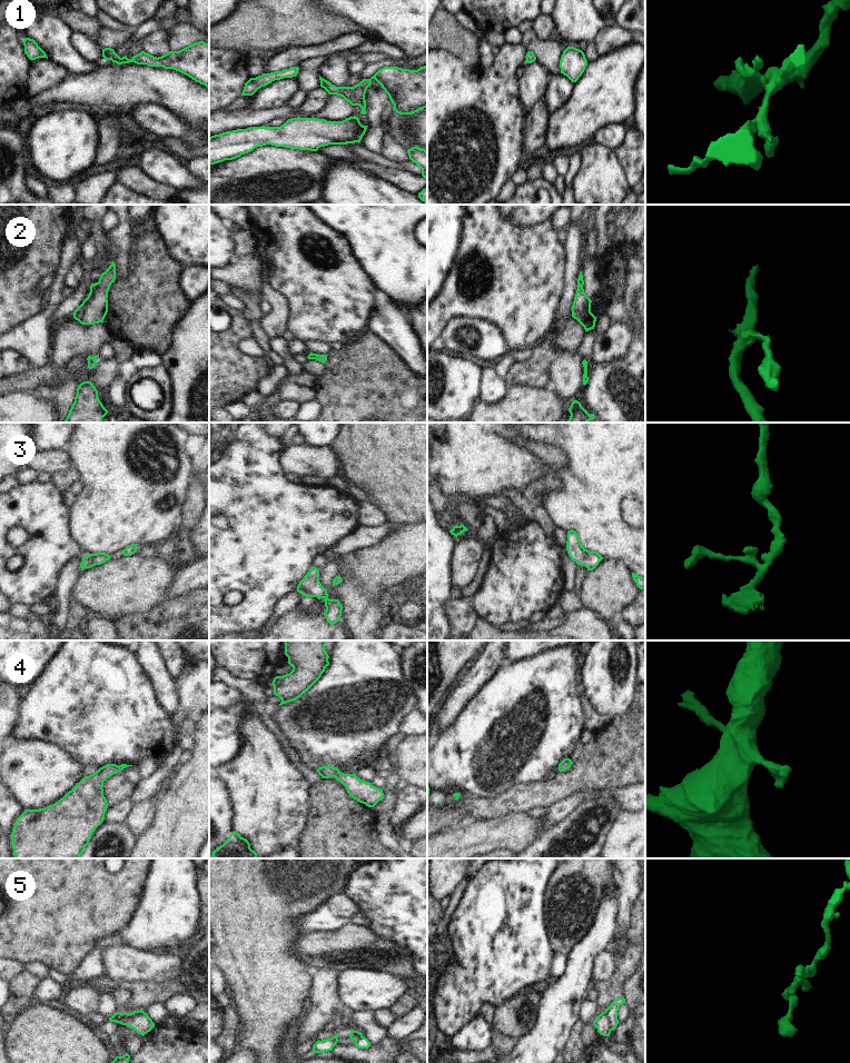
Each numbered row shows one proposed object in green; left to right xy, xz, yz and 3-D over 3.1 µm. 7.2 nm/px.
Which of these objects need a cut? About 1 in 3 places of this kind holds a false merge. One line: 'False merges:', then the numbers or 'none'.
False merges: 5

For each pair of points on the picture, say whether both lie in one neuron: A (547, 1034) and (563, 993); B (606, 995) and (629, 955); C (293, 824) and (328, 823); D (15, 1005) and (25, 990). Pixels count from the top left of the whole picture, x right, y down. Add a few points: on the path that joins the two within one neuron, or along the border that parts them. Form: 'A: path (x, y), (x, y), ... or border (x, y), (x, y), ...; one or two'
A: path (553, 1024), (560, 1003); one
B: path (615, 985), (625, 965); one
C: border (312, 798), (312, 813), (298, 845); two
D: path (16, 1002), (21, 993); one

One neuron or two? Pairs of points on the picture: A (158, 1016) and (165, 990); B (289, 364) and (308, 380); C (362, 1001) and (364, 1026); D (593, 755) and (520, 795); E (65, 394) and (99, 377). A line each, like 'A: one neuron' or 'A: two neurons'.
A: two neurons
B: two neurons
C: two neurons
D: one neuron
E: two neurons

